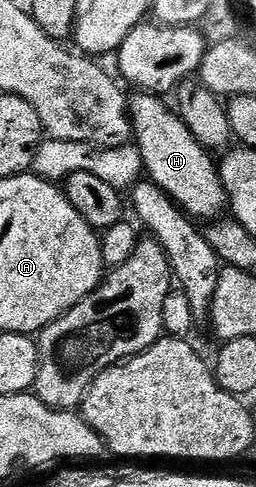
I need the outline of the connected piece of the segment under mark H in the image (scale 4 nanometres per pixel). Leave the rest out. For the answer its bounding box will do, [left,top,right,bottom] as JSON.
[130,92,226,219]

